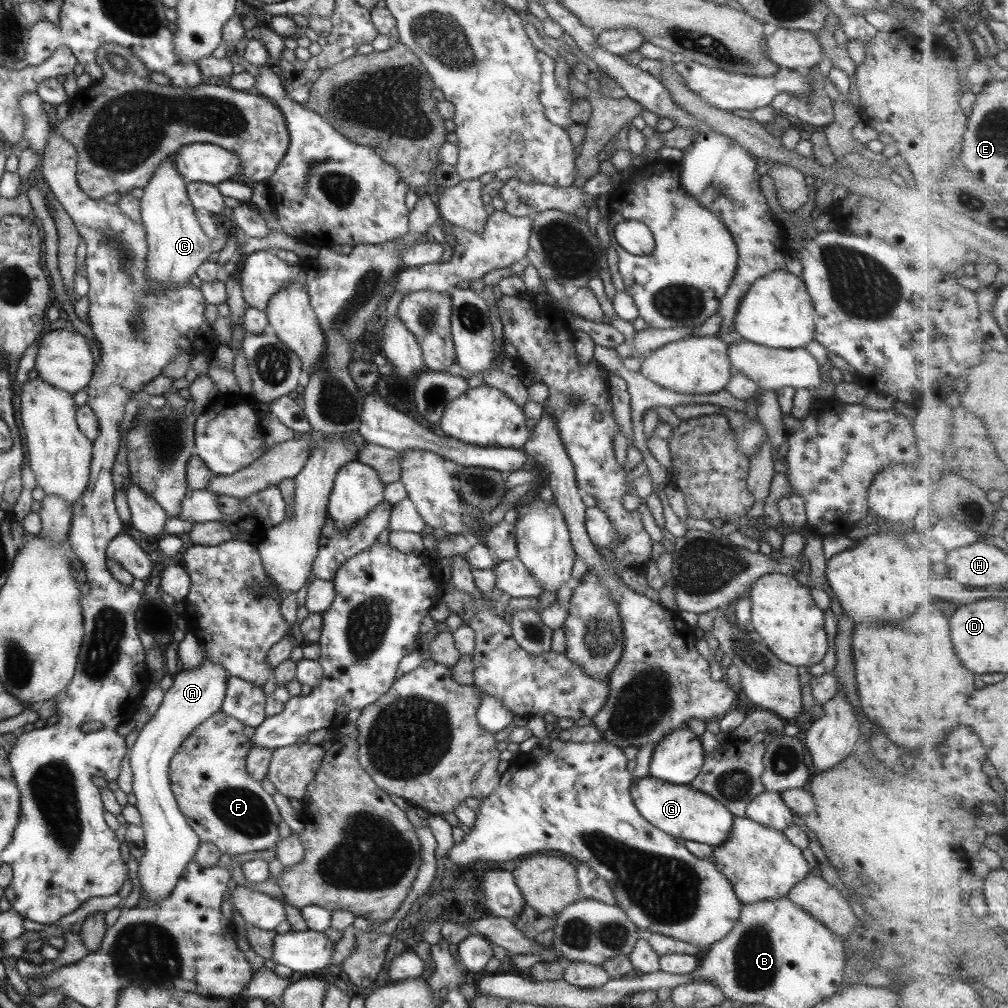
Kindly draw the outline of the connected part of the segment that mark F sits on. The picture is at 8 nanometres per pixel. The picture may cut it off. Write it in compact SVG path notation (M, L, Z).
M218 711L187 735L168 764L169 786L187 825L194 830L200 842L213 843L225 859L244 852L273 849L279 839L277 824L282 820L271 795L247 774L245 756L251 742L243 735L243 727L241 722Z

